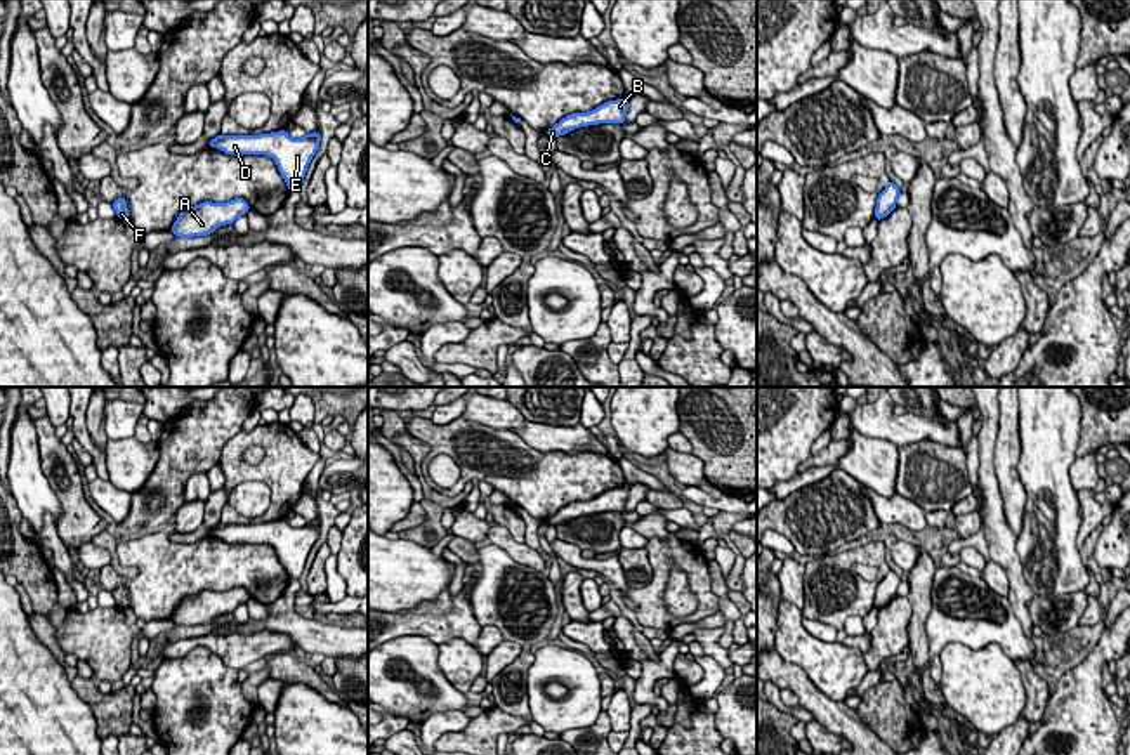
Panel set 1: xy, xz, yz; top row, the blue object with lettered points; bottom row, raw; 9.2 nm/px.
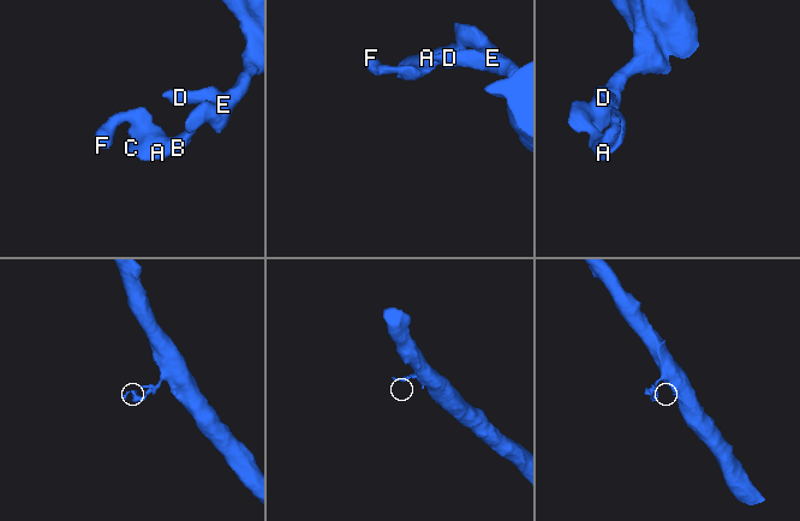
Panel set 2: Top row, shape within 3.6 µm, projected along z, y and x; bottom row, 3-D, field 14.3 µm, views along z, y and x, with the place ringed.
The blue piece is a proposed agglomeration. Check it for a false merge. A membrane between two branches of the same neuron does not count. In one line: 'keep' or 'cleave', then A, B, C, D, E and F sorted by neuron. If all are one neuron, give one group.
keep | A B C D E F

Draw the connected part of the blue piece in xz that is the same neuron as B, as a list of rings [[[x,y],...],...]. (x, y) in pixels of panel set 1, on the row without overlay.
[[[616,488],[608,489],[587,502],[573,502],[555,512],[552,517],[547,519],[549,526],[559,526],[568,522],[569,519],[599,514],[599,512],[625,512],[625,503],[628,500],[630,488]]]

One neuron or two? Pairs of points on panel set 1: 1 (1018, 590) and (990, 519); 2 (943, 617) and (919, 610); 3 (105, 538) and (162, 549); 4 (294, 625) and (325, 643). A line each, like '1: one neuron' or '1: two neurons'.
1: one neuron
2: two neurons
3: two neurons
4: one neuron

